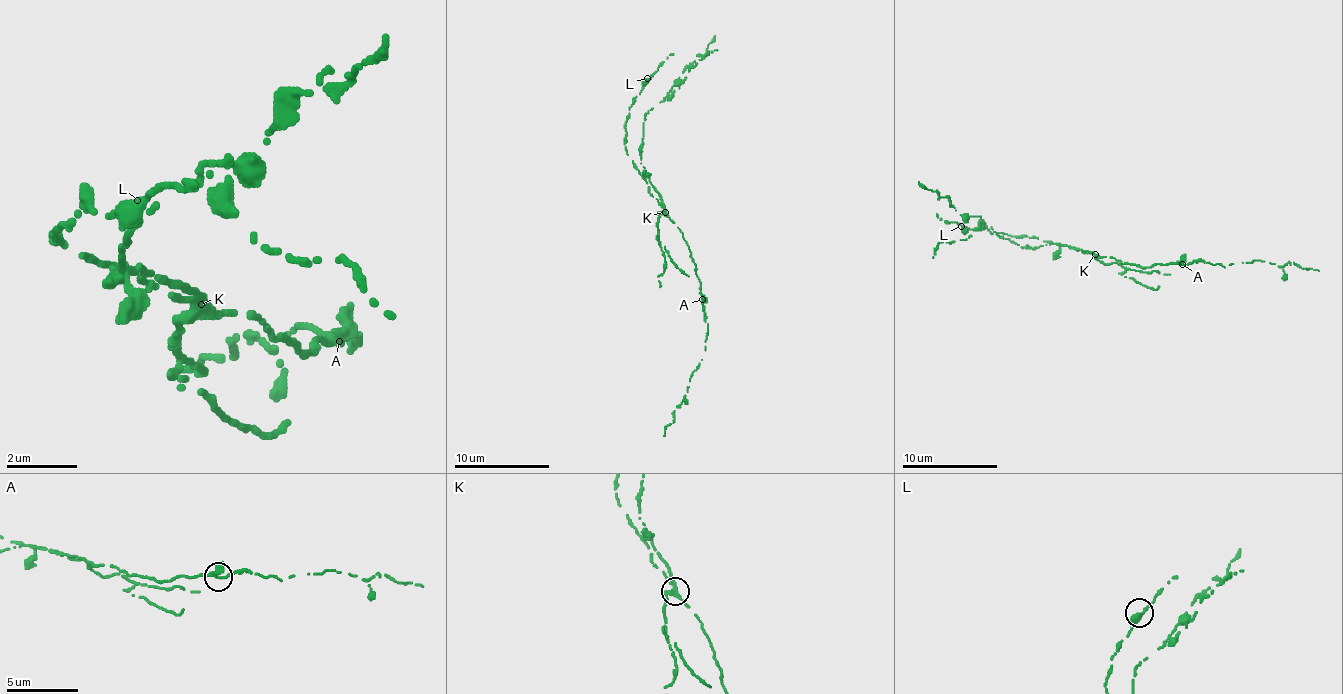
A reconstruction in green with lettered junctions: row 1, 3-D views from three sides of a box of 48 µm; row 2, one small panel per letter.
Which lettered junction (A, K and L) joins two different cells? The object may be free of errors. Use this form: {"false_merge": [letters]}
{"false_merge": ["K"]}

